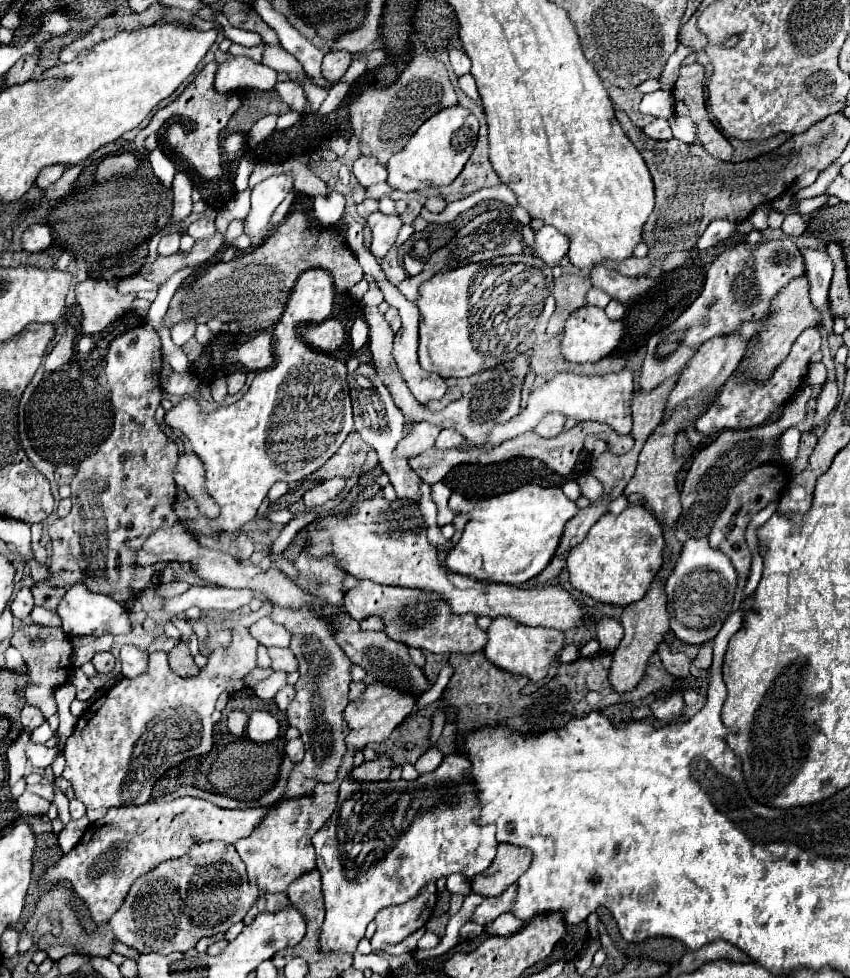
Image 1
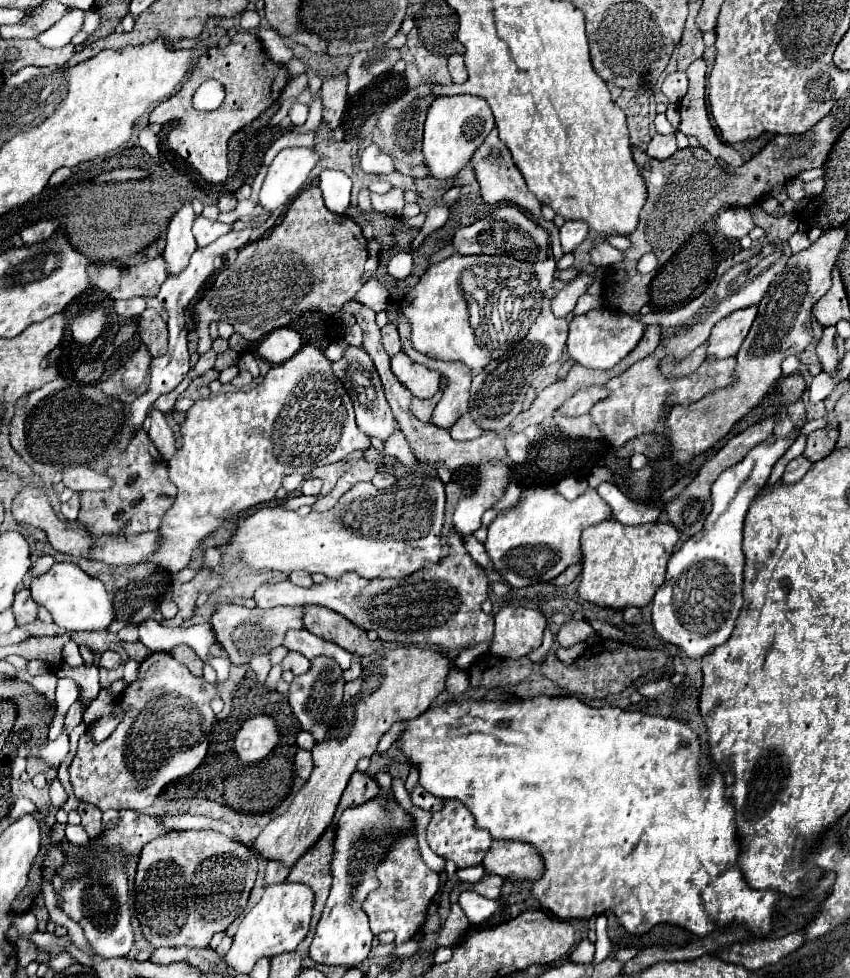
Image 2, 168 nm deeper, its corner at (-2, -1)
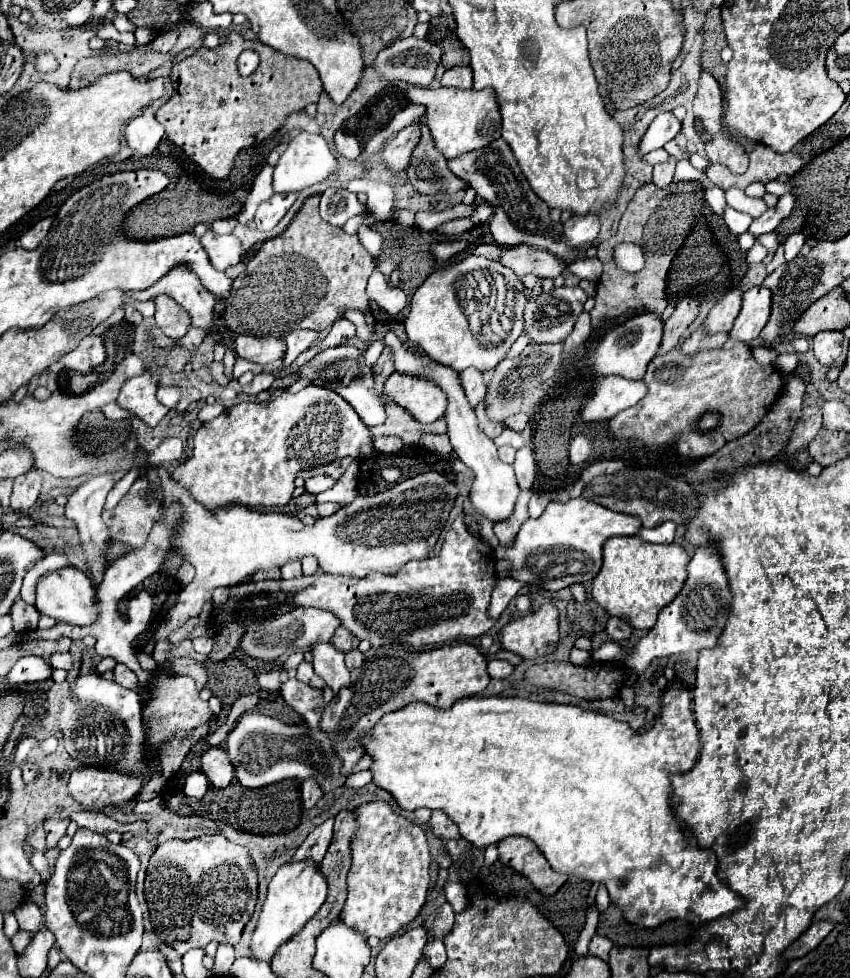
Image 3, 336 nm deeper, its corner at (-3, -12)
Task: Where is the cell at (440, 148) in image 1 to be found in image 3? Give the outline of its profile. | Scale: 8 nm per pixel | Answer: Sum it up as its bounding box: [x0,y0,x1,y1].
[408,88,502,160]

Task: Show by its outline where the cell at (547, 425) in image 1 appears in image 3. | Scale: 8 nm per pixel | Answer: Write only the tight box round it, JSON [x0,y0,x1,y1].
[584,376,646,420]

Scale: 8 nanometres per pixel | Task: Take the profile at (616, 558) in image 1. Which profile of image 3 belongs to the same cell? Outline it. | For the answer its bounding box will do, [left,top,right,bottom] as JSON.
[592,536,690,630]

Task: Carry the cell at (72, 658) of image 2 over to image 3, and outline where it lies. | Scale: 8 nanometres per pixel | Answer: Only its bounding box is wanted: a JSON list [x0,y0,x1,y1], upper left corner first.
[50,652,72,670]

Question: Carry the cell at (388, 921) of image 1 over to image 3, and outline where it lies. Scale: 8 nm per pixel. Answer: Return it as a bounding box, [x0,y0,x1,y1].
[342,800,430,940]

